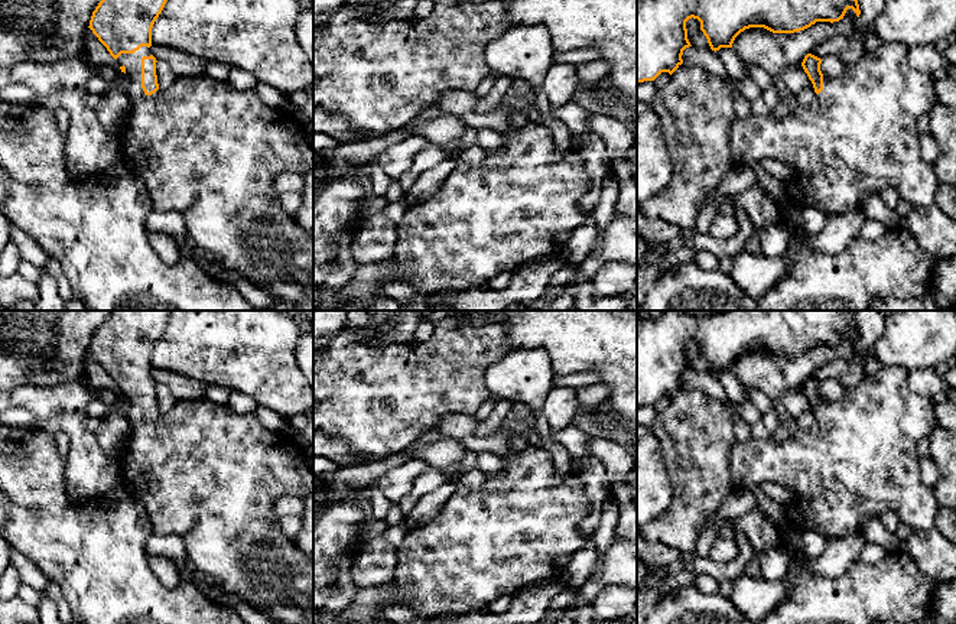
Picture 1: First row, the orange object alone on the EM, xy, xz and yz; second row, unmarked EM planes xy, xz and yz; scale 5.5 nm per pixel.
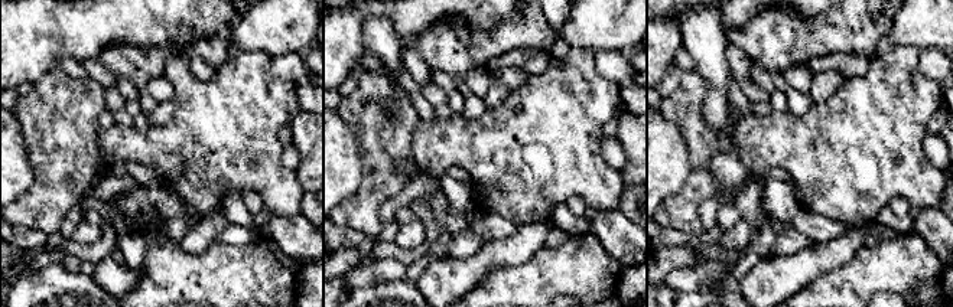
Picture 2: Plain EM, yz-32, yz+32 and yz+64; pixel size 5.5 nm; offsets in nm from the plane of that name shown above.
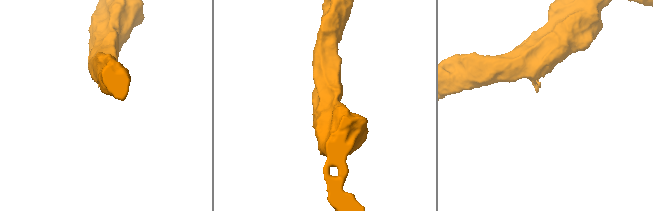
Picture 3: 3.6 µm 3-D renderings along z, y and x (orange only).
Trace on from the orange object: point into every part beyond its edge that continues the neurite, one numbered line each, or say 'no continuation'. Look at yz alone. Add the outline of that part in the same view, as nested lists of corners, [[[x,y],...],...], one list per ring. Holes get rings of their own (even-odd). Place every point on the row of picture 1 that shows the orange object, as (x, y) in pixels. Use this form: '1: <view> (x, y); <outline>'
1: yz (859, 135); [[[900,42],[881,43],[878,49],[865,52],[840,77],[823,78],[823,90],[814,95],[807,108],[788,113],[780,120],[771,110],[767,116],[751,113],[744,118],[735,117],[729,129],[735,165],[754,168],[765,157],[784,162],[794,173],[793,181],[827,217],[859,209],[868,194],[879,194],[887,186],[894,188],[900,199],[910,207],[936,204],[940,182],[934,166],[918,155],[917,120],[930,113],[939,100],[933,77],[913,69],[905,59],[907,52],[908,48]]]

